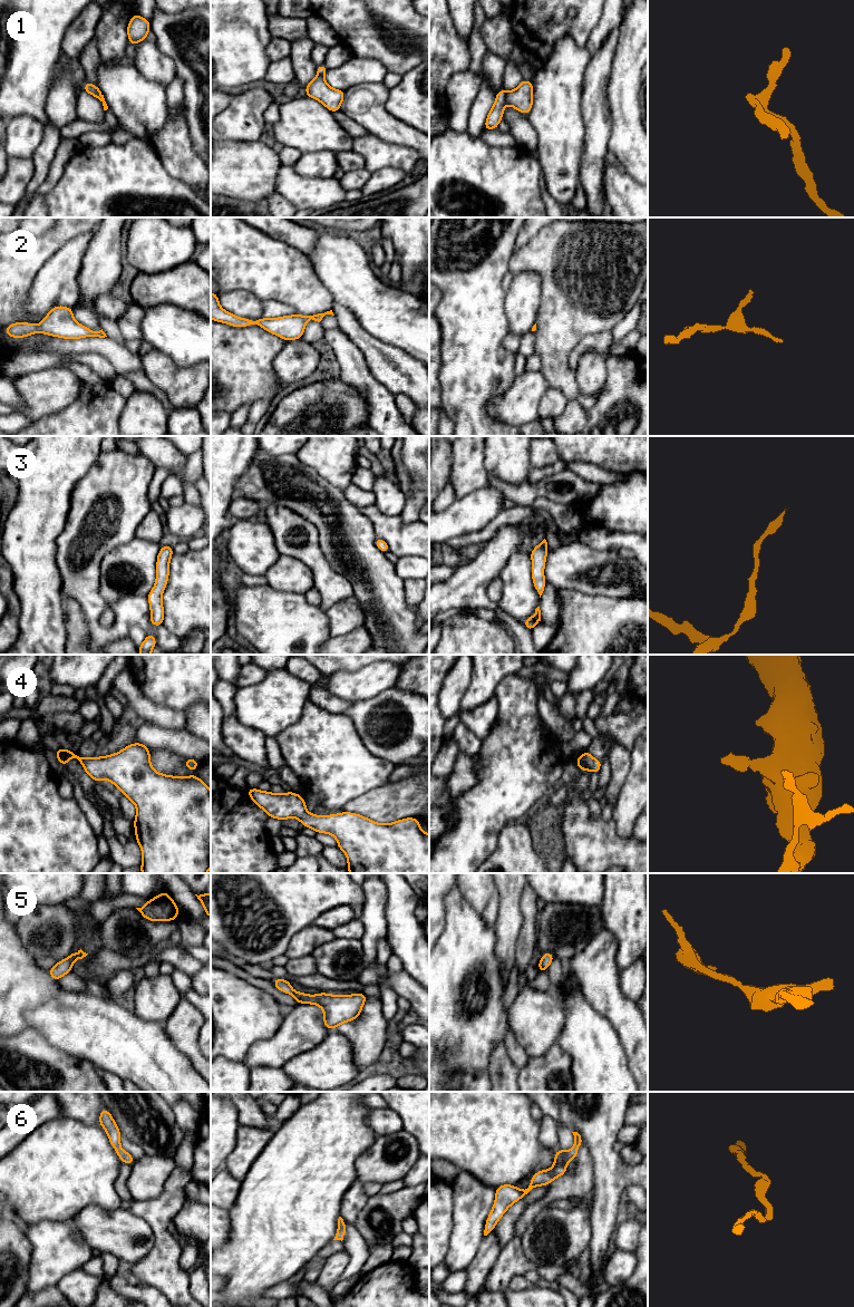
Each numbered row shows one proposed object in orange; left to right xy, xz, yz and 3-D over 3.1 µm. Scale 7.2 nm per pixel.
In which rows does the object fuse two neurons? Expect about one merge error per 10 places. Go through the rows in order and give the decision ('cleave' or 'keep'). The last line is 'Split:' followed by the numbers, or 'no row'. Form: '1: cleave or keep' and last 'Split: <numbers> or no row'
1: cleave
2: keep
3: keep
4: keep
5: keep
6: keep
Split: 1

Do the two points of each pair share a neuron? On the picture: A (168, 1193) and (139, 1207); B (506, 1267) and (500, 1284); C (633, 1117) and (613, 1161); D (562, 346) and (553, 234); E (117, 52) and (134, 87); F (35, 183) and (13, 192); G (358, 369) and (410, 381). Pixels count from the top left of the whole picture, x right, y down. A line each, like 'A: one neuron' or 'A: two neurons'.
A: one neuron
B: one neuron
C: two neurons
D: one neuron
E: two neurons
F: two neurons
G: two neurons

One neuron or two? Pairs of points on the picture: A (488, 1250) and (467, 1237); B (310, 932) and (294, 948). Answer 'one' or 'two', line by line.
A: two
B: one

